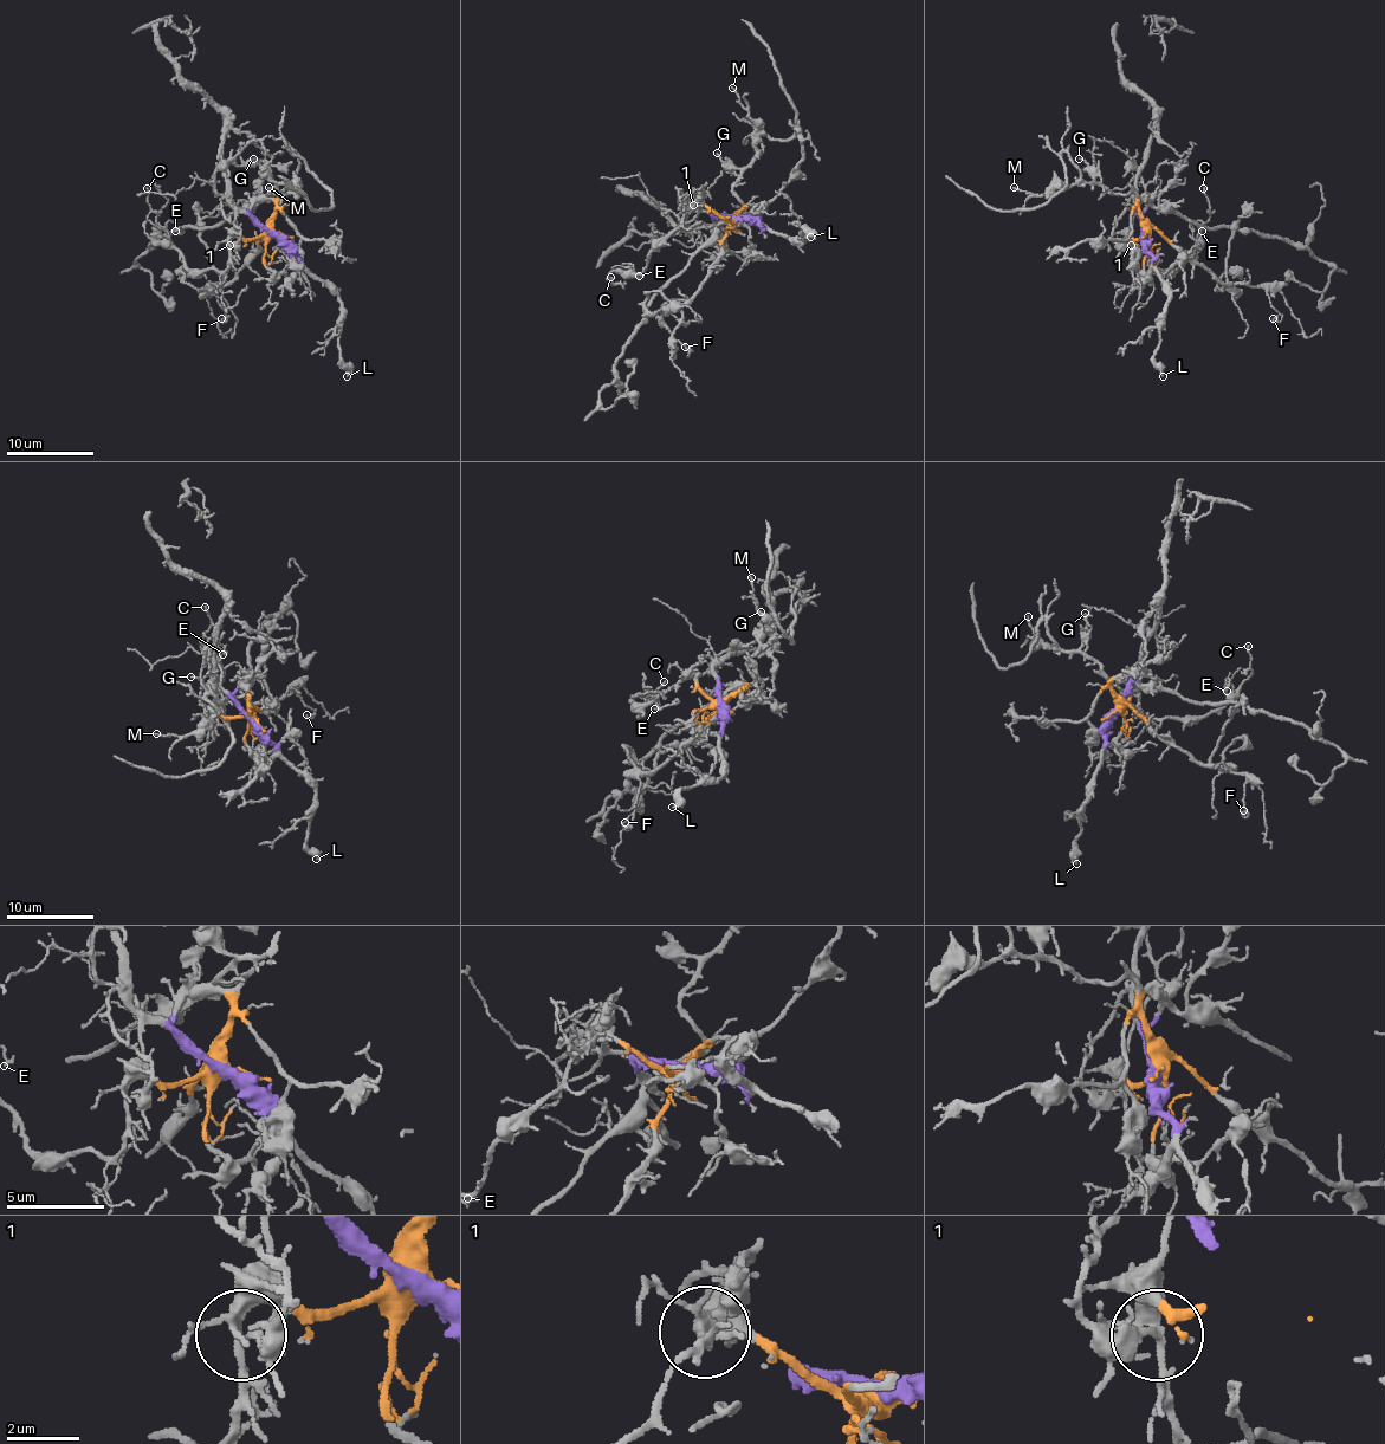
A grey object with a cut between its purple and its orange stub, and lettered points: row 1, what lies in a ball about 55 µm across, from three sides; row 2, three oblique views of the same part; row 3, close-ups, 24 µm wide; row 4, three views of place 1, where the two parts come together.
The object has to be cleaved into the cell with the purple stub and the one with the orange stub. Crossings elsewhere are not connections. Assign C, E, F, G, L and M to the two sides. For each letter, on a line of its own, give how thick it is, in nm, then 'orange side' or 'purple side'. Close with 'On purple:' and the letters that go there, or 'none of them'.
C: calibre 120 nm; orange side
E: calibre 130 nm; orange side
F: calibre 90 nm; orange side
G: calibre 110 nm; orange side
L: calibre 240 nm; purple side
M: calibre 120 nm; orange side
On purple: L

